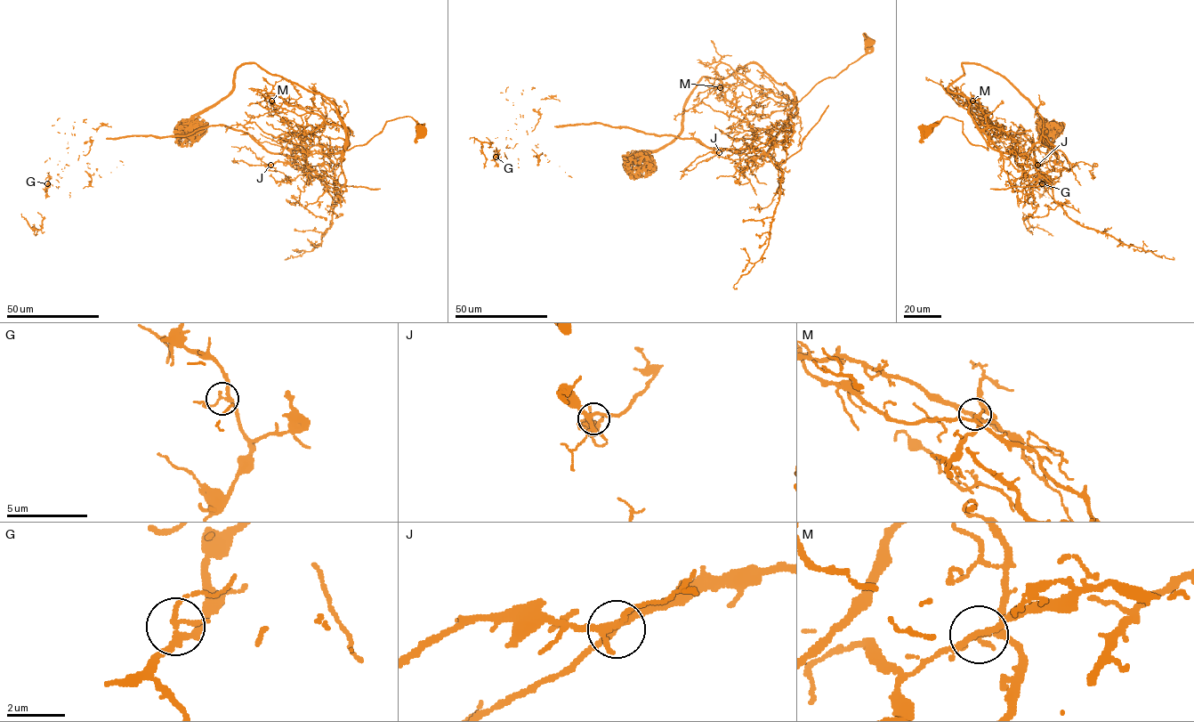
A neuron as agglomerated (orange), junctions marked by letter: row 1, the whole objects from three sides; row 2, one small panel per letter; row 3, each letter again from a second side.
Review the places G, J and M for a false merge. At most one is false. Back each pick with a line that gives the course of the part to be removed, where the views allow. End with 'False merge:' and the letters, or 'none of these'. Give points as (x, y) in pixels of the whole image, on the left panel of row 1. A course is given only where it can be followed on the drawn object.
M: (271, 101), (304, 141), (302, 158), (267, 152), (223, 125), (106, 138), (49, 178), (36, 236)
False merge: M

